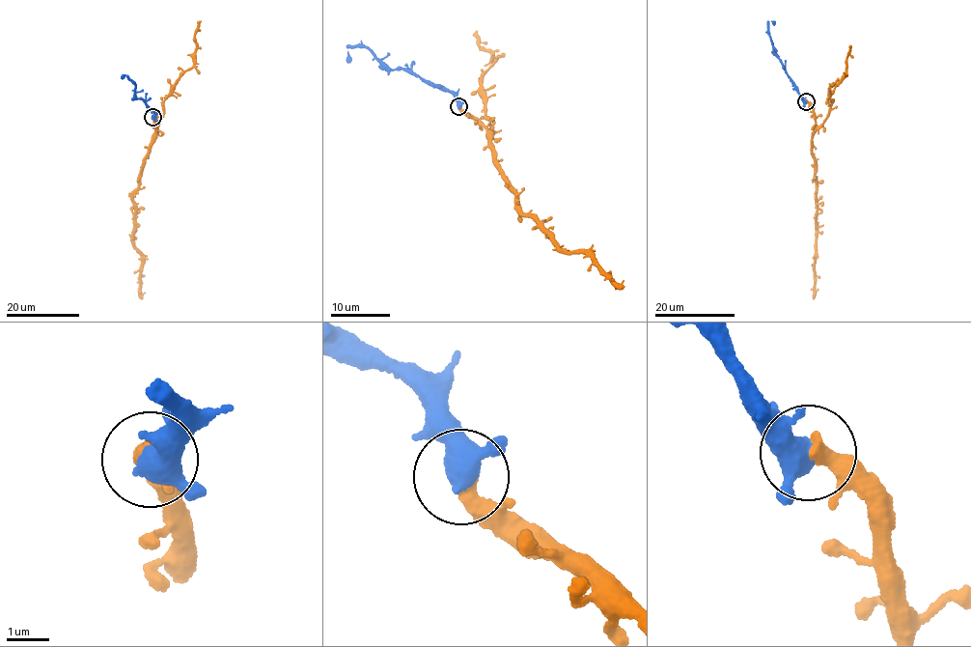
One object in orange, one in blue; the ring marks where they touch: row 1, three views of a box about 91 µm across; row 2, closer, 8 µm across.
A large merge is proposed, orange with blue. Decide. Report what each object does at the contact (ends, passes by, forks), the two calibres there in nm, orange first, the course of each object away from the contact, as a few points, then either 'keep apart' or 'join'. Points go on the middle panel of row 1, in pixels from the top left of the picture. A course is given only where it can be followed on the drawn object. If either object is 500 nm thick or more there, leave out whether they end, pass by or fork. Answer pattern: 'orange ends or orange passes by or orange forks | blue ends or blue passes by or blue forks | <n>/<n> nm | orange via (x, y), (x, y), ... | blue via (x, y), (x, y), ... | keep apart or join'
orange passes by | blue passes by | 340/440 nm | orange via (459, 107), (493, 135), (496, 160), (519, 195), (521, 211), (568, 255), (584, 252), (624, 286) | blue via (459, 106), (455, 97), (443, 88), (413, 72), (391, 70), (363, 45), (355, 44), (346, 48), (348, 62) | join

